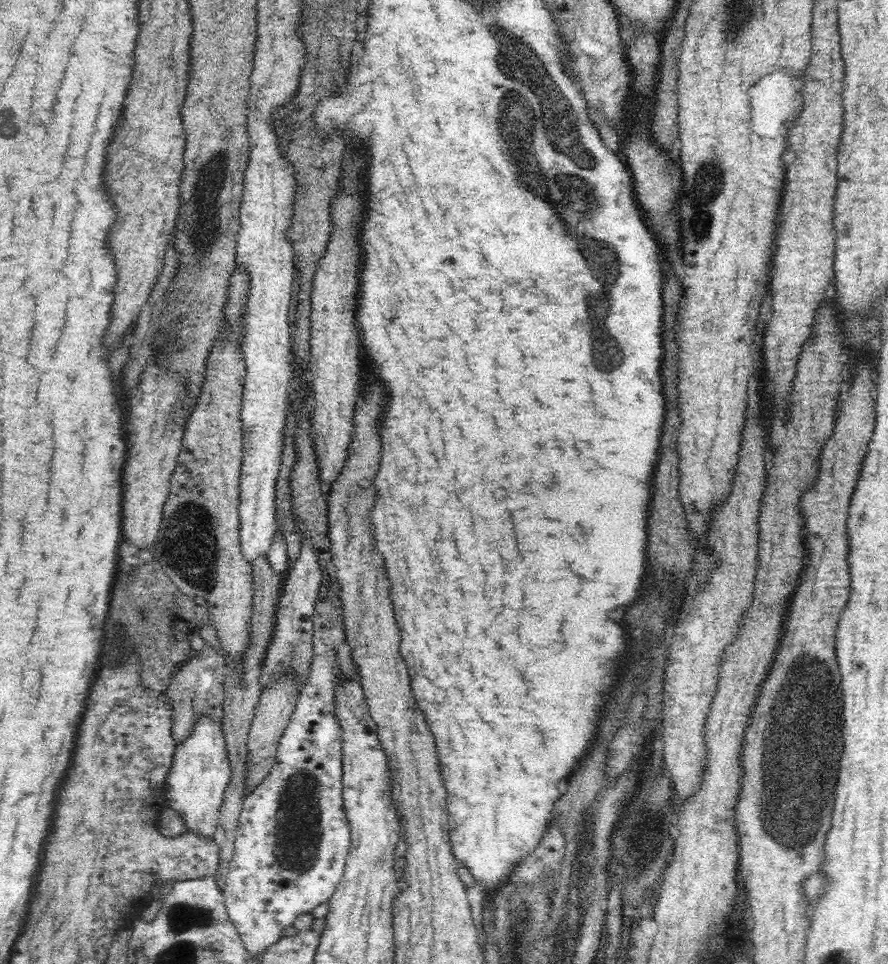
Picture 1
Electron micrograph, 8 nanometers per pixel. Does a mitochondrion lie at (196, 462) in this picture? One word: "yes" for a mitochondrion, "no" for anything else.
no

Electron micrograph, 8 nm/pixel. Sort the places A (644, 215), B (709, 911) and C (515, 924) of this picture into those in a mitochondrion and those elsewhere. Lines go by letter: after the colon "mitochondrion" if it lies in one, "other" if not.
A: other
B: other
C: mitochondrion

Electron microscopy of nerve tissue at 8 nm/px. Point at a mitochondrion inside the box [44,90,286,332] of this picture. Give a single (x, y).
(205, 227)

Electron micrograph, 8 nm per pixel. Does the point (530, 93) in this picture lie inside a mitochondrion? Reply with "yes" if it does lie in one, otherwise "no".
yes

